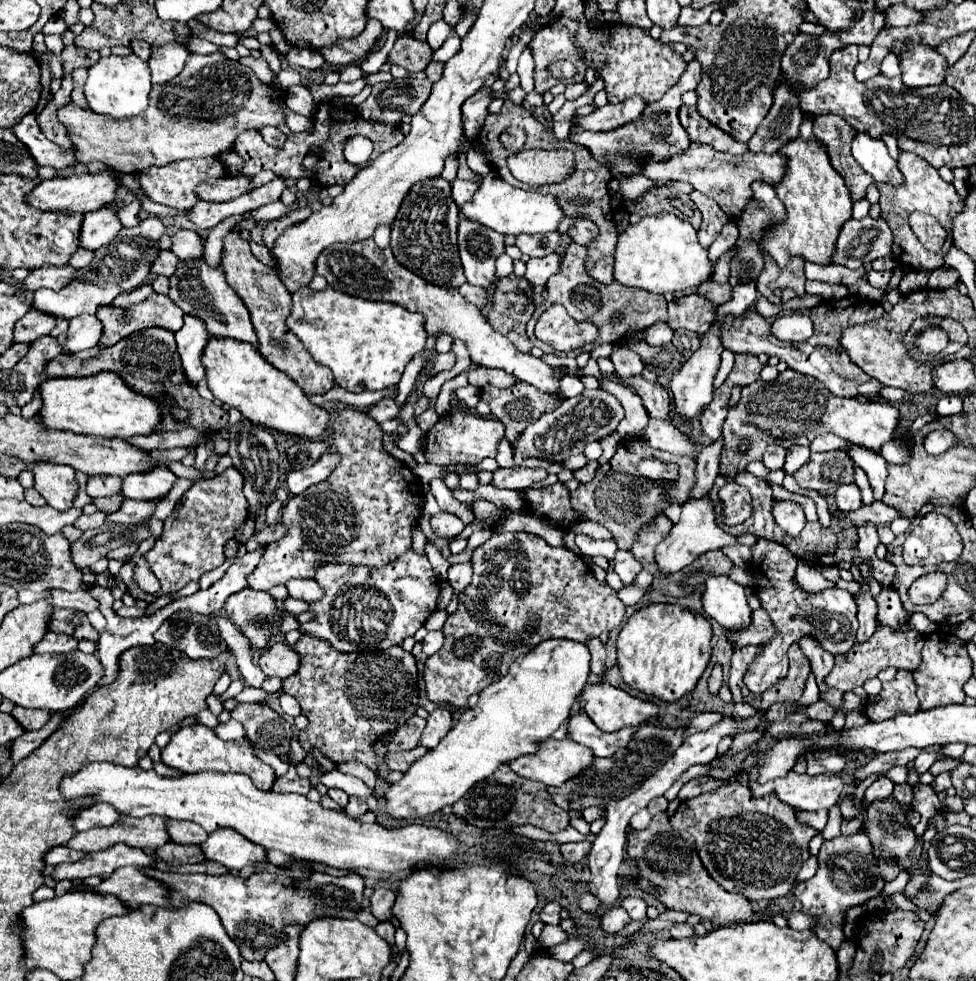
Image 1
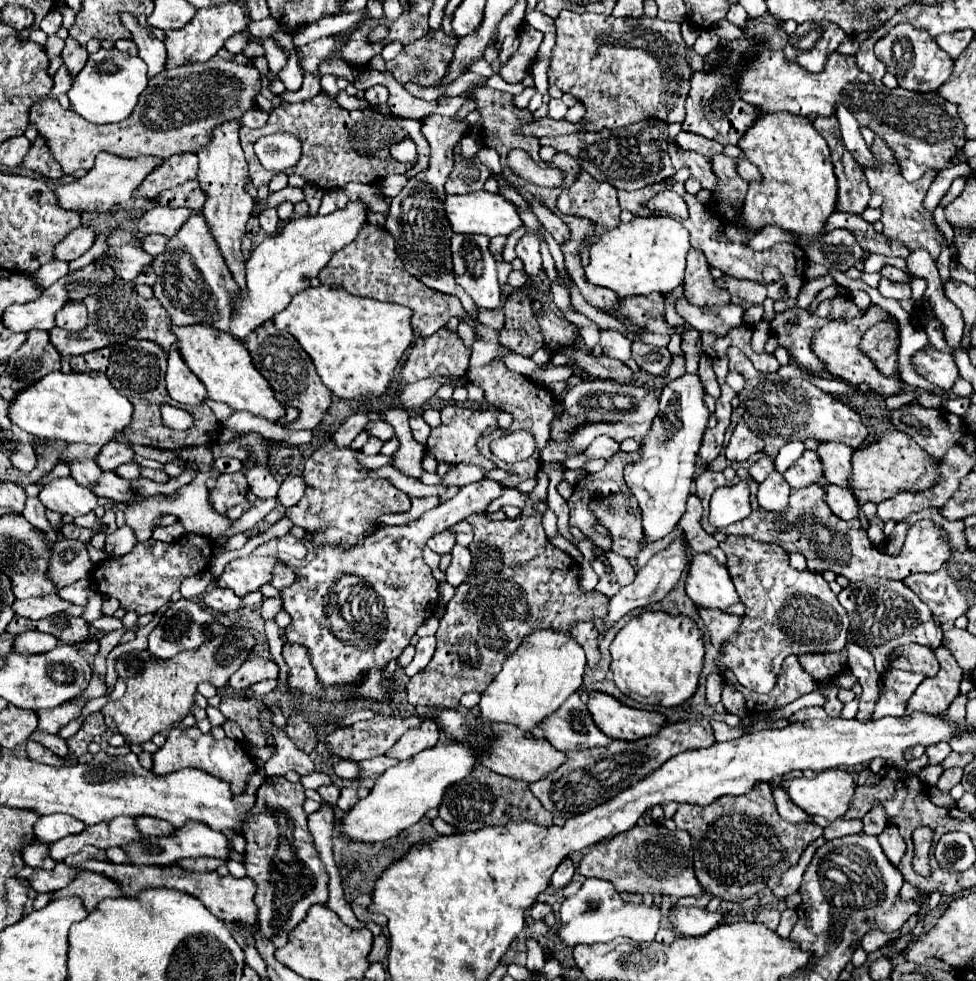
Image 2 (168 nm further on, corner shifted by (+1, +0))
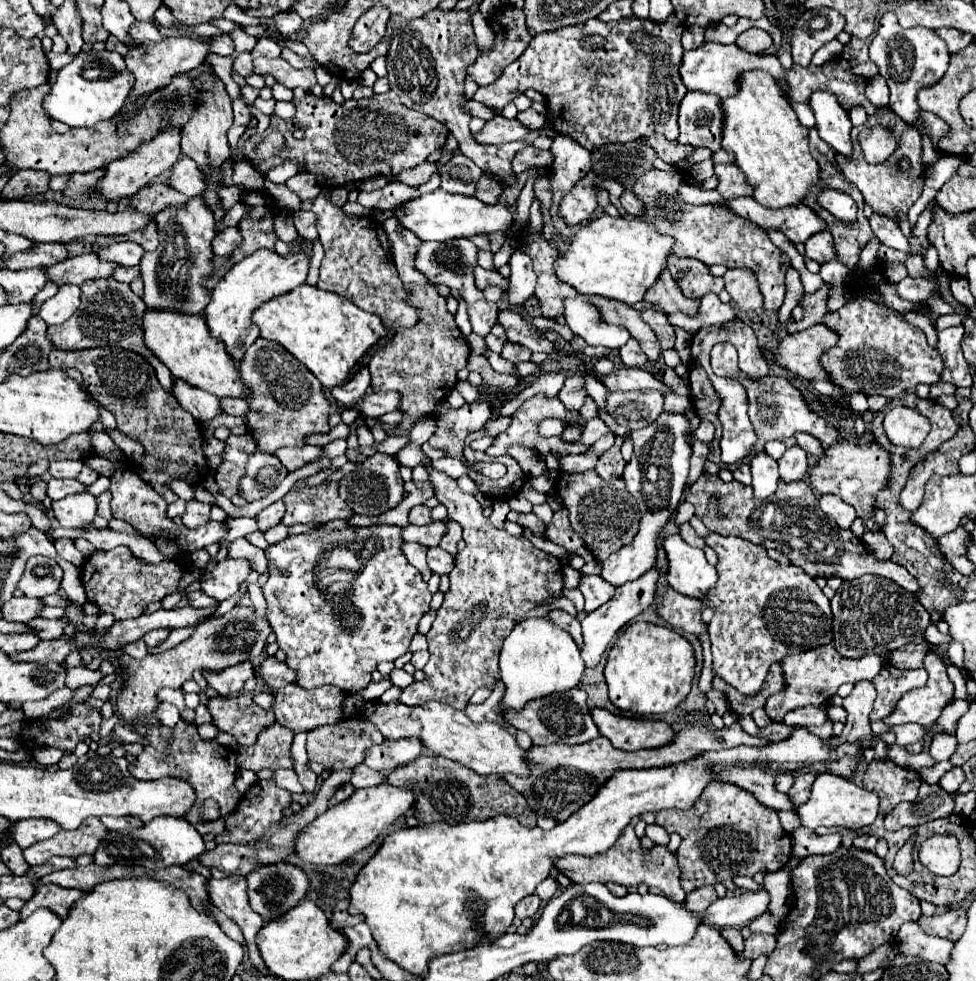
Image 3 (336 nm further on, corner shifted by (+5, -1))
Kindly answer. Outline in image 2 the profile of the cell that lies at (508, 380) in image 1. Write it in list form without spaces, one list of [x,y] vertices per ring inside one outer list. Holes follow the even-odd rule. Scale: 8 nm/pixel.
[[[436,376],[436,378],[426,378],[422,382],[406,384],[404,390],[400,392],[400,402],[402,402],[404,408],[420,408],[436,394],[436,390],[442,384],[446,384],[450,380],[454,380],[454,378],[440,378],[440,376]]]

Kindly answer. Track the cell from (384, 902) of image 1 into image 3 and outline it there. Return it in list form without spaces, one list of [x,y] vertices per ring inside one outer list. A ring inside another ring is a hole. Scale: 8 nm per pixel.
[[[344,899],[344,901],[340,901],[340,903],[336,905],[336,909],[334,909],[332,927],[344,929],[344,927],[348,927],[348,925],[358,925],[358,923],[362,923],[362,921],[364,921],[362,915],[350,915],[350,913],[348,913],[348,899]]]

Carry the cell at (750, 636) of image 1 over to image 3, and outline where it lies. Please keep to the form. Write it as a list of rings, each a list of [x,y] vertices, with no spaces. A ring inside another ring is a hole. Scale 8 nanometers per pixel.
[[[668,589],[662,595],[662,607],[658,609],[660,617],[672,623],[674,627],[684,629],[686,633],[692,633],[696,637],[708,633],[708,623],[702,621],[702,601],[694,597],[686,597],[676,593],[674,589]]]

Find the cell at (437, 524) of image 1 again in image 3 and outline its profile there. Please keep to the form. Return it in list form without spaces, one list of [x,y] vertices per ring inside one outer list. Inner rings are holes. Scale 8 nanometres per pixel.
[[[430,547],[428,549],[428,565],[430,565],[432,573],[444,575],[444,573],[450,573],[450,569],[454,567],[454,557],[450,557],[450,553],[442,551],[440,547]]]

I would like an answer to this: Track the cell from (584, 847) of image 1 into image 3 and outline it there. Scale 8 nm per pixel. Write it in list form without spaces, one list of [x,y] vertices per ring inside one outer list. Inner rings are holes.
[[[546,877],[546,879],[538,885],[536,895],[538,895],[542,901],[548,901],[548,899],[554,897],[556,889],[558,889],[558,881],[556,881],[556,877]]]

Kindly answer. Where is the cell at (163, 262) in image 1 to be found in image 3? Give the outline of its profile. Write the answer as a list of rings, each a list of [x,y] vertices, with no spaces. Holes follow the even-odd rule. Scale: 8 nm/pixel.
[[[94,251],[90,253],[82,253],[78,257],[68,257],[66,261],[48,267],[46,271],[50,273],[50,281],[64,285],[64,283],[76,283],[82,285],[88,279],[98,279],[98,277],[112,277],[114,269],[120,267],[112,261],[104,261],[98,255],[94,255]]]

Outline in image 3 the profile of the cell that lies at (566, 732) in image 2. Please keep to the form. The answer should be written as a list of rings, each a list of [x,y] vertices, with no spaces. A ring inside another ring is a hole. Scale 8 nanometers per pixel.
[[[578,687],[566,693],[554,693],[554,697],[544,697],[542,701],[532,701],[522,713],[510,713],[506,721],[516,729],[526,731],[532,737],[534,745],[552,745],[552,743],[576,745],[576,743],[592,741],[600,735],[598,727],[590,717],[590,709],[586,705],[586,691]]]

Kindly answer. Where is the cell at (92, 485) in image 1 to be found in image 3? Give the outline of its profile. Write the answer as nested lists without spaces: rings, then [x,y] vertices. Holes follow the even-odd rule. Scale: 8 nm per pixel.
[[[66,459],[66,461],[54,461],[50,463],[50,475],[56,479],[70,479],[70,477],[78,477],[78,473],[82,471],[84,461],[82,459]]]

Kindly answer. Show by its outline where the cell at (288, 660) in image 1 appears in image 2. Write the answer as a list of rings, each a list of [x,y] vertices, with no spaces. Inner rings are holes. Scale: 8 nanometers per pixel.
[[[252,656],[250,660],[246,660],[228,680],[228,686],[234,692],[242,692],[246,690],[250,684],[260,682],[260,680],[268,680],[268,678],[278,678],[278,666],[276,662],[272,662],[270,658],[262,658],[262,656]]]

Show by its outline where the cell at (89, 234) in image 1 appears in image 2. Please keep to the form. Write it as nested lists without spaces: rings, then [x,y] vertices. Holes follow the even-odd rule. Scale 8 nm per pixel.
[[[80,226],[70,236],[66,236],[62,242],[58,242],[58,248],[54,248],[54,258],[56,260],[66,260],[72,262],[80,258],[94,242],[94,232],[88,226]]]

